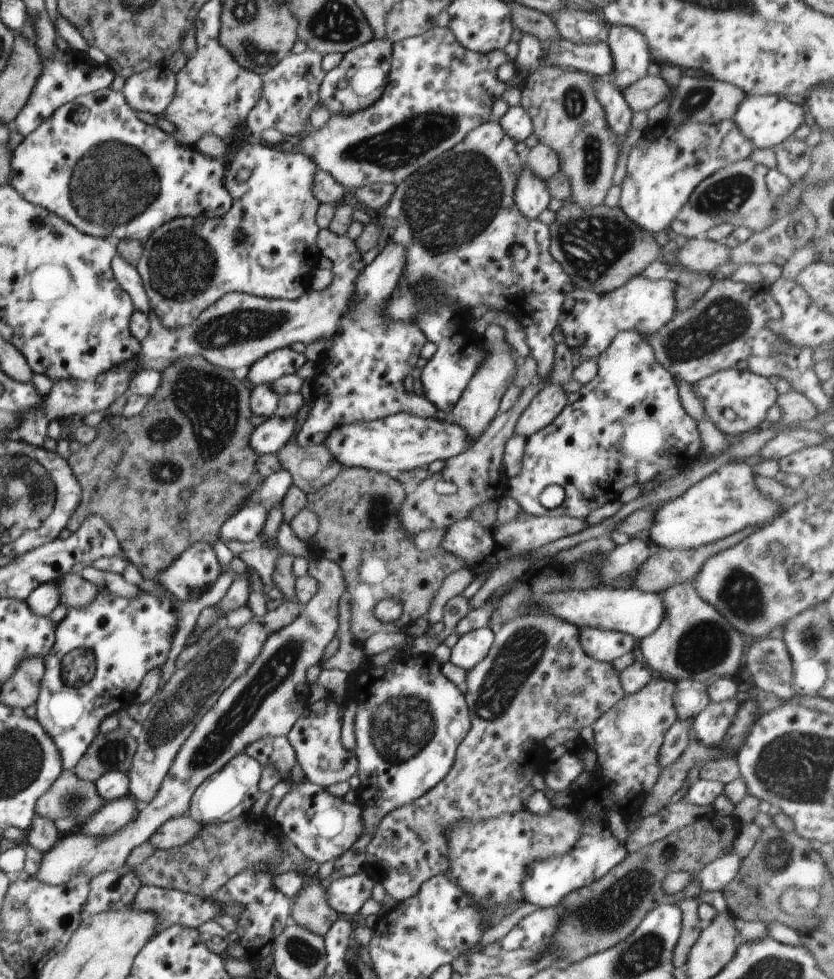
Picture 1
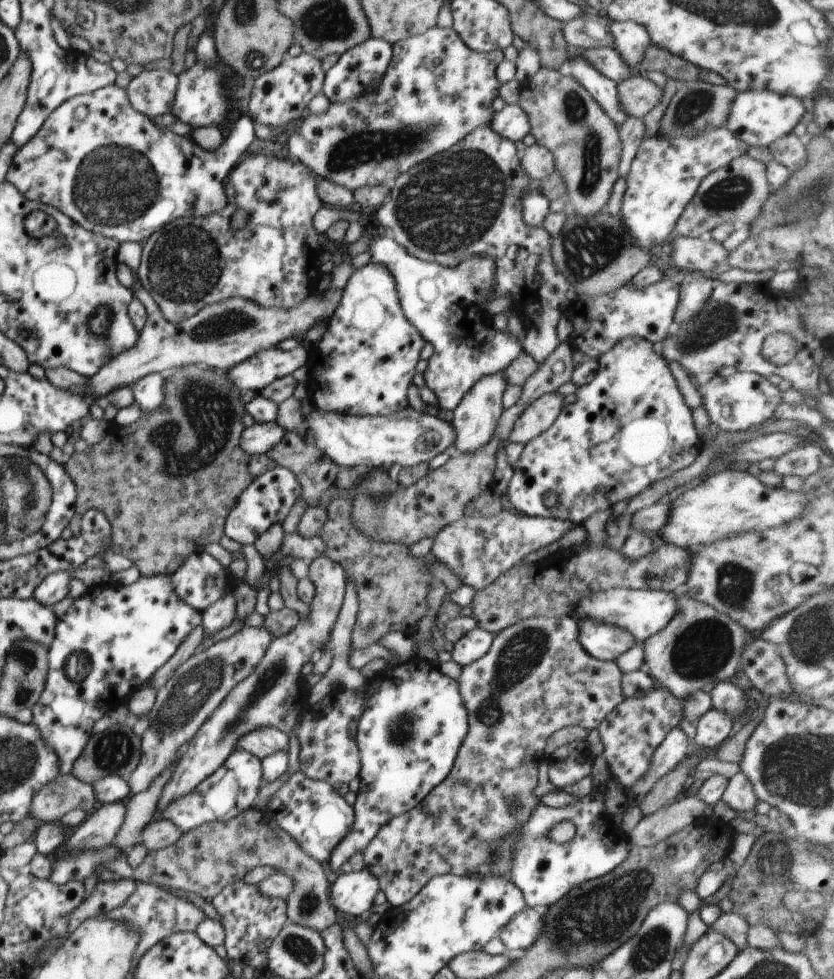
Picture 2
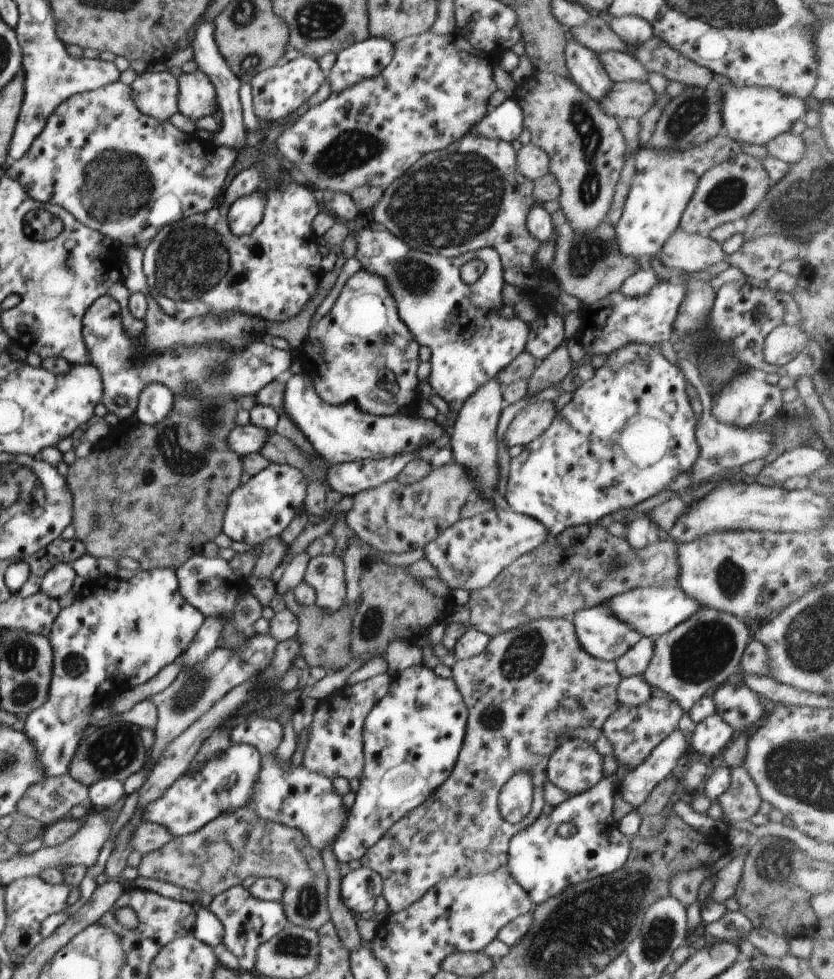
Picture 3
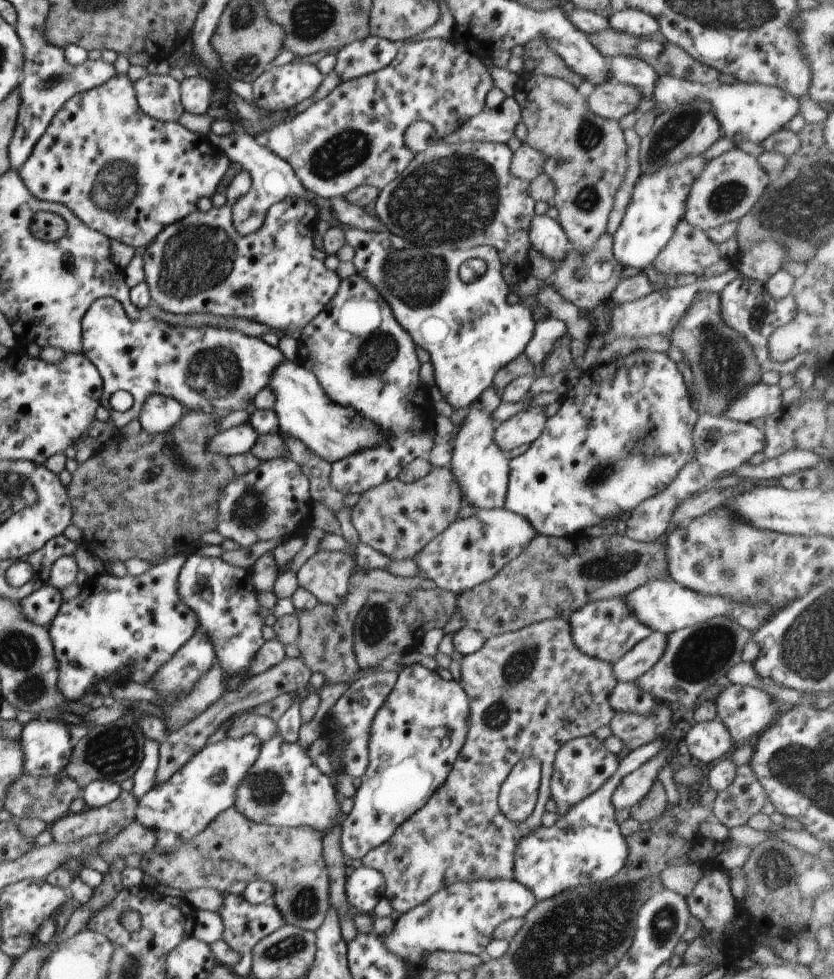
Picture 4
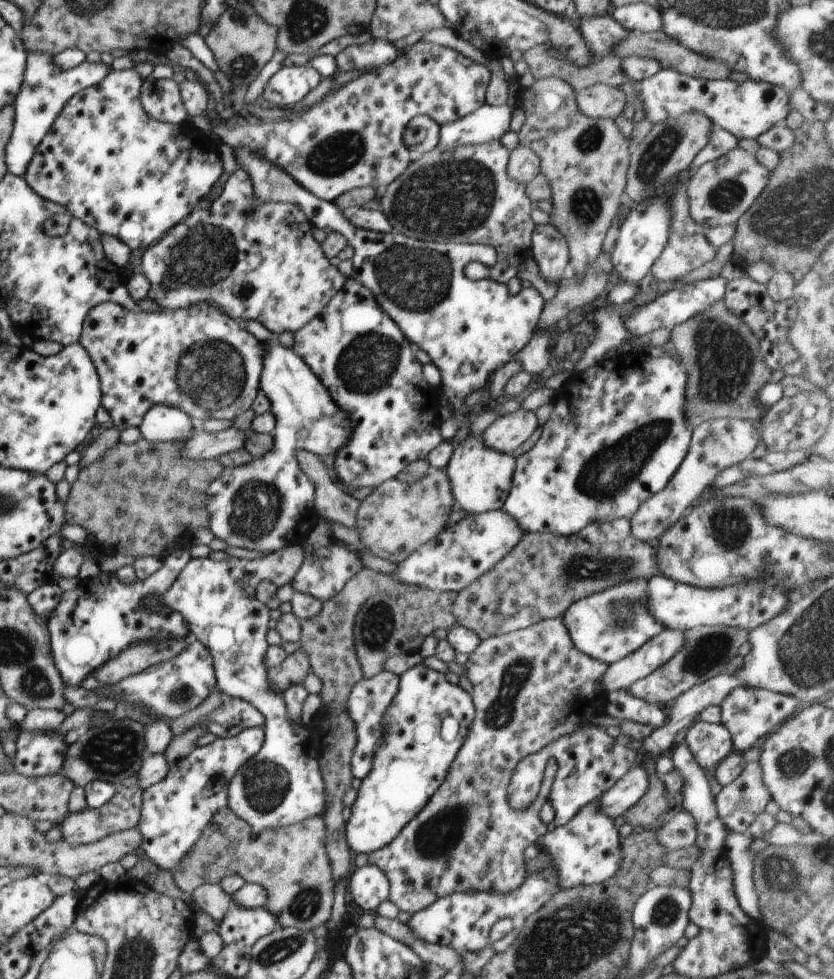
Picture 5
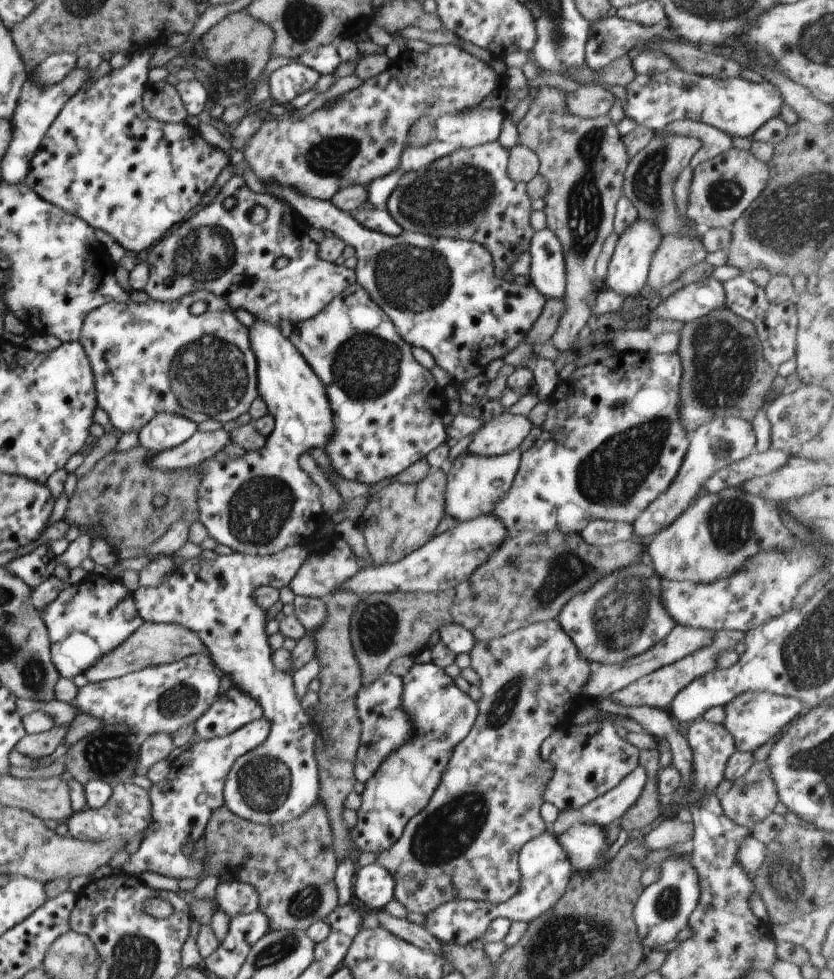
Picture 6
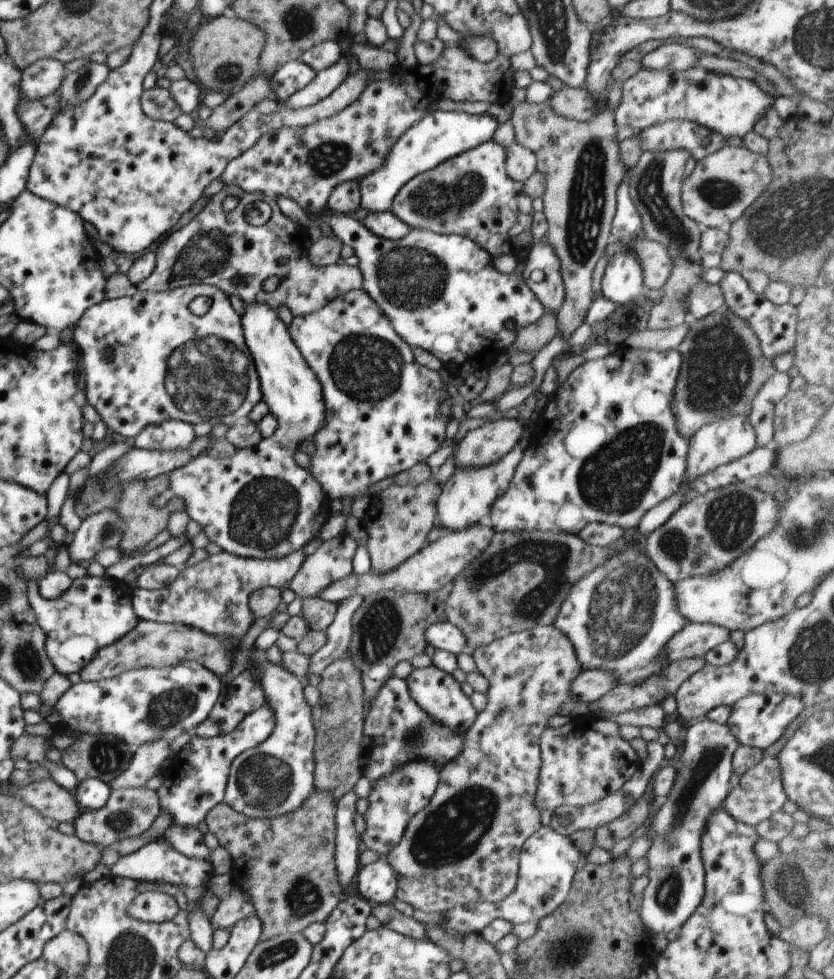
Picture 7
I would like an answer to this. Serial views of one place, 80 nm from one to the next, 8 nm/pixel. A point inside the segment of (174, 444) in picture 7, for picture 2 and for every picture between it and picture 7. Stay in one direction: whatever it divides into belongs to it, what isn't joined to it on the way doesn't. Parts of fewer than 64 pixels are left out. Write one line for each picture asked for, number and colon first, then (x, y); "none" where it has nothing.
2: (148, 392)
3: (155, 400)
4: (159, 413)
5: (161, 422)
6: (163, 431)

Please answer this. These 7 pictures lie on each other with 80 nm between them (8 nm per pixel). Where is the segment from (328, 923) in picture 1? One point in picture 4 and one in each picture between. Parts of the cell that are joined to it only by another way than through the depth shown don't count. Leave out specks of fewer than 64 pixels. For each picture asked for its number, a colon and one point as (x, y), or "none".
2: (204, 860)
3: (221, 854)
4: (232, 847)

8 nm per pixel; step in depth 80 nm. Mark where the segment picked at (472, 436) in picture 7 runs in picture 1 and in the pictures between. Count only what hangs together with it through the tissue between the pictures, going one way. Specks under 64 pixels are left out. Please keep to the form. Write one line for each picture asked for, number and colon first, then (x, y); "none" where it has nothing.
1: (544, 409)
2: (538, 417)
3: (535, 418)
4: (526, 426)
5: (509, 431)
6: (504, 433)

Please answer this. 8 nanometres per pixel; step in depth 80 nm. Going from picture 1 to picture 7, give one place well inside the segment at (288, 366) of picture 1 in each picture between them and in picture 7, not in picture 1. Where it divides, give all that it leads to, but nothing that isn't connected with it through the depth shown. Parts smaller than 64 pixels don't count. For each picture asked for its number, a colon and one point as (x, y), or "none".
2: (254, 374)
3: (208, 371)
4: (208, 369)
5: (199, 359)
6: (150, 358)
7: (146, 358)

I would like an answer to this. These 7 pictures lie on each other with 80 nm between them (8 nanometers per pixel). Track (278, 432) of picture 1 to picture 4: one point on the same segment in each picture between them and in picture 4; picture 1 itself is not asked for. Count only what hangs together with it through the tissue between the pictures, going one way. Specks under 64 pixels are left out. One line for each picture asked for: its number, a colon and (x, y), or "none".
2: (257, 439)
3: (248, 439)
4: (237, 440)

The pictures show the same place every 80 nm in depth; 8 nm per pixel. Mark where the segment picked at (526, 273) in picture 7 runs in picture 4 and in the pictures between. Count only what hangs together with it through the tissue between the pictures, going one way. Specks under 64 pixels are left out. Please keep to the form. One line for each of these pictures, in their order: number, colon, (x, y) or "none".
4: (547, 236)
5: (549, 248)
6: (548, 272)

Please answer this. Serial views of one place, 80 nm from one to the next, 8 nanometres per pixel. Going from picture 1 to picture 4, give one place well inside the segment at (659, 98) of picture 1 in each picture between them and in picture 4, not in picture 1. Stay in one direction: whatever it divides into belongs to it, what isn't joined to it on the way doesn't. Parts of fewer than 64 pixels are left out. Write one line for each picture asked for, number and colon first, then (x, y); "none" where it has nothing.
2: (638, 95)
3: (633, 98)
4: (612, 100)

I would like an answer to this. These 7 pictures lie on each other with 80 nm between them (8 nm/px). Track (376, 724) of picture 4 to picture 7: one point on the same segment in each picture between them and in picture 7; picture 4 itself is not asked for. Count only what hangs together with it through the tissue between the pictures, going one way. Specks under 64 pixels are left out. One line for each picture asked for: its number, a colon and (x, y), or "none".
5: (411, 760)
6: (442, 715)
7: (396, 797)

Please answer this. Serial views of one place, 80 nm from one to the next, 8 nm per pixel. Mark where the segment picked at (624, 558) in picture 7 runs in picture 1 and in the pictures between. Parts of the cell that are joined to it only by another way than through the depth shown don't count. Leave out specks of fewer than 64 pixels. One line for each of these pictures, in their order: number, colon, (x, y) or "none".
1: (603, 645)
2: (602, 641)
3: (600, 633)
4: (607, 629)
5: (609, 625)
6: (620, 616)

